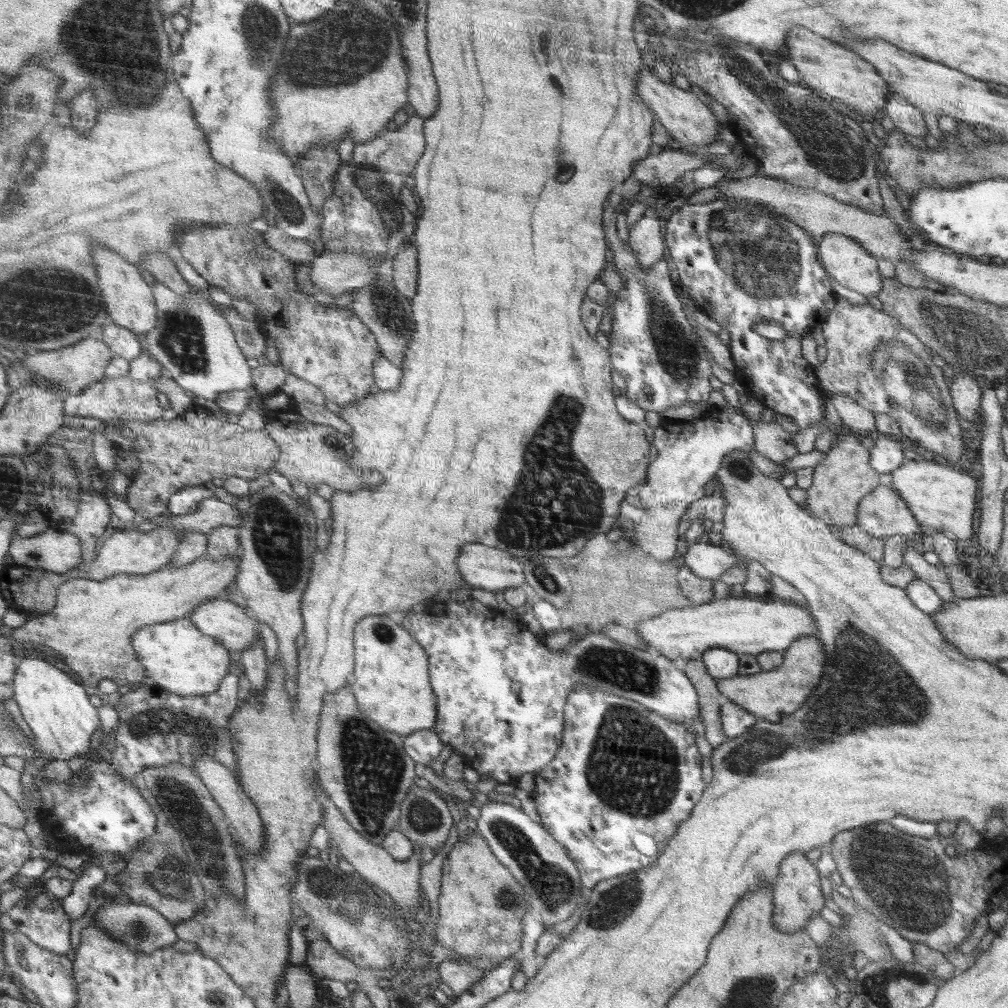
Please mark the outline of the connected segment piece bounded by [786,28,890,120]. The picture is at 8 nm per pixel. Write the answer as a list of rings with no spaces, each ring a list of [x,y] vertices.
[[[794,30],[788,34],[786,42],[790,42],[788,59],[795,66],[810,88],[826,93],[834,99],[838,98],[852,110],[858,111],[863,118],[873,120],[879,116],[878,112],[886,106],[890,94],[890,83],[880,75],[873,63],[864,62],[858,54],[834,44],[828,38],[812,34],[810,30]]]

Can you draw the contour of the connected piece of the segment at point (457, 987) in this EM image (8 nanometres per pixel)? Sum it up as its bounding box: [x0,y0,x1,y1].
[437,960,489,997]

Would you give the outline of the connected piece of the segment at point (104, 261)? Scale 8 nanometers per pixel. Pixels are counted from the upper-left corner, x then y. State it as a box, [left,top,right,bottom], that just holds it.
[94,244,157,335]

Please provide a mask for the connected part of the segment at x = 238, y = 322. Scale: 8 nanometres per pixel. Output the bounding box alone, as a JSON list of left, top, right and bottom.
[222,307,267,360]

